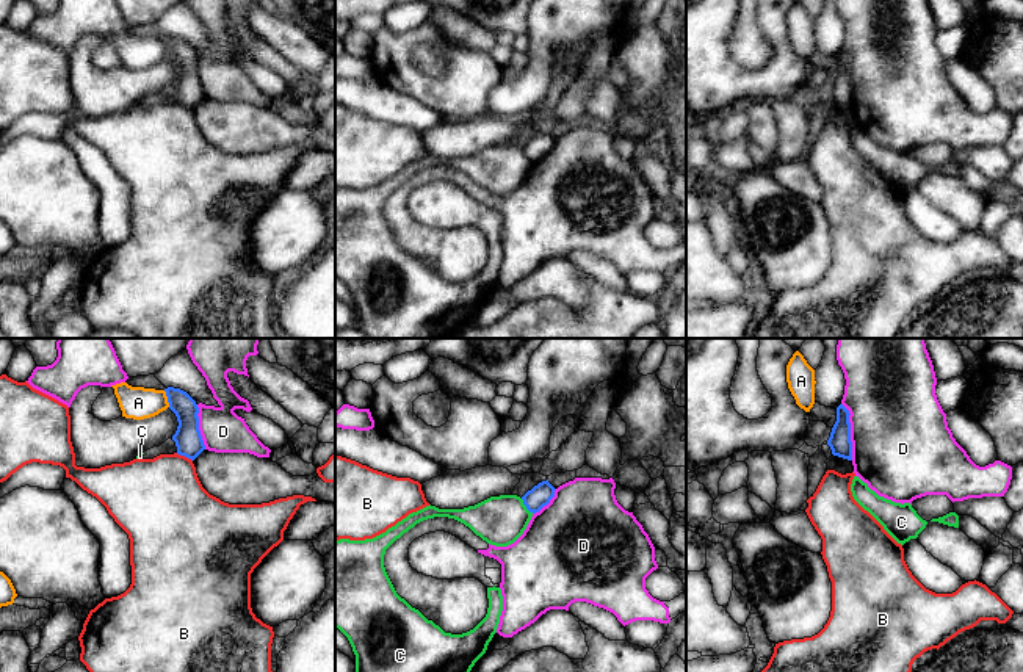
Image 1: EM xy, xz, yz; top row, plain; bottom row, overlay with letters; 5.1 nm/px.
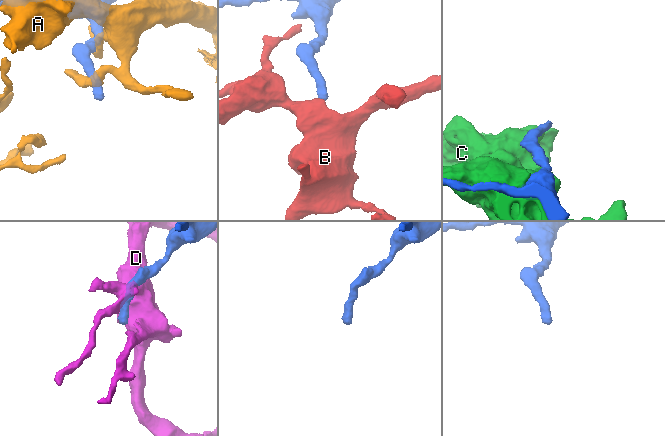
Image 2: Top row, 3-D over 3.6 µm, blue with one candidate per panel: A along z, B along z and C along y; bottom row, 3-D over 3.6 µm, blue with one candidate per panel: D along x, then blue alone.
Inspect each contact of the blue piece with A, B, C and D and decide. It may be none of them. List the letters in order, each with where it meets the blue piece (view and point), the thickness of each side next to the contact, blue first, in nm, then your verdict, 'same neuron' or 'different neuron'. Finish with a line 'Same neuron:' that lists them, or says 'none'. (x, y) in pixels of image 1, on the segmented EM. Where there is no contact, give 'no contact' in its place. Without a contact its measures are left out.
A: xy (168, 398) | 140/170 nm | different neuron
B: xy (184, 455) | 140/420 nm | different neuron
C: xz (525, 505) | 110/260 nm | different neuron
D: yz (849, 431) | 120/500 nm | different neuron
Same neuron: none

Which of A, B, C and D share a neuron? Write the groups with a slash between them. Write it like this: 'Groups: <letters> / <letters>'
Groups: A / B / C / D

